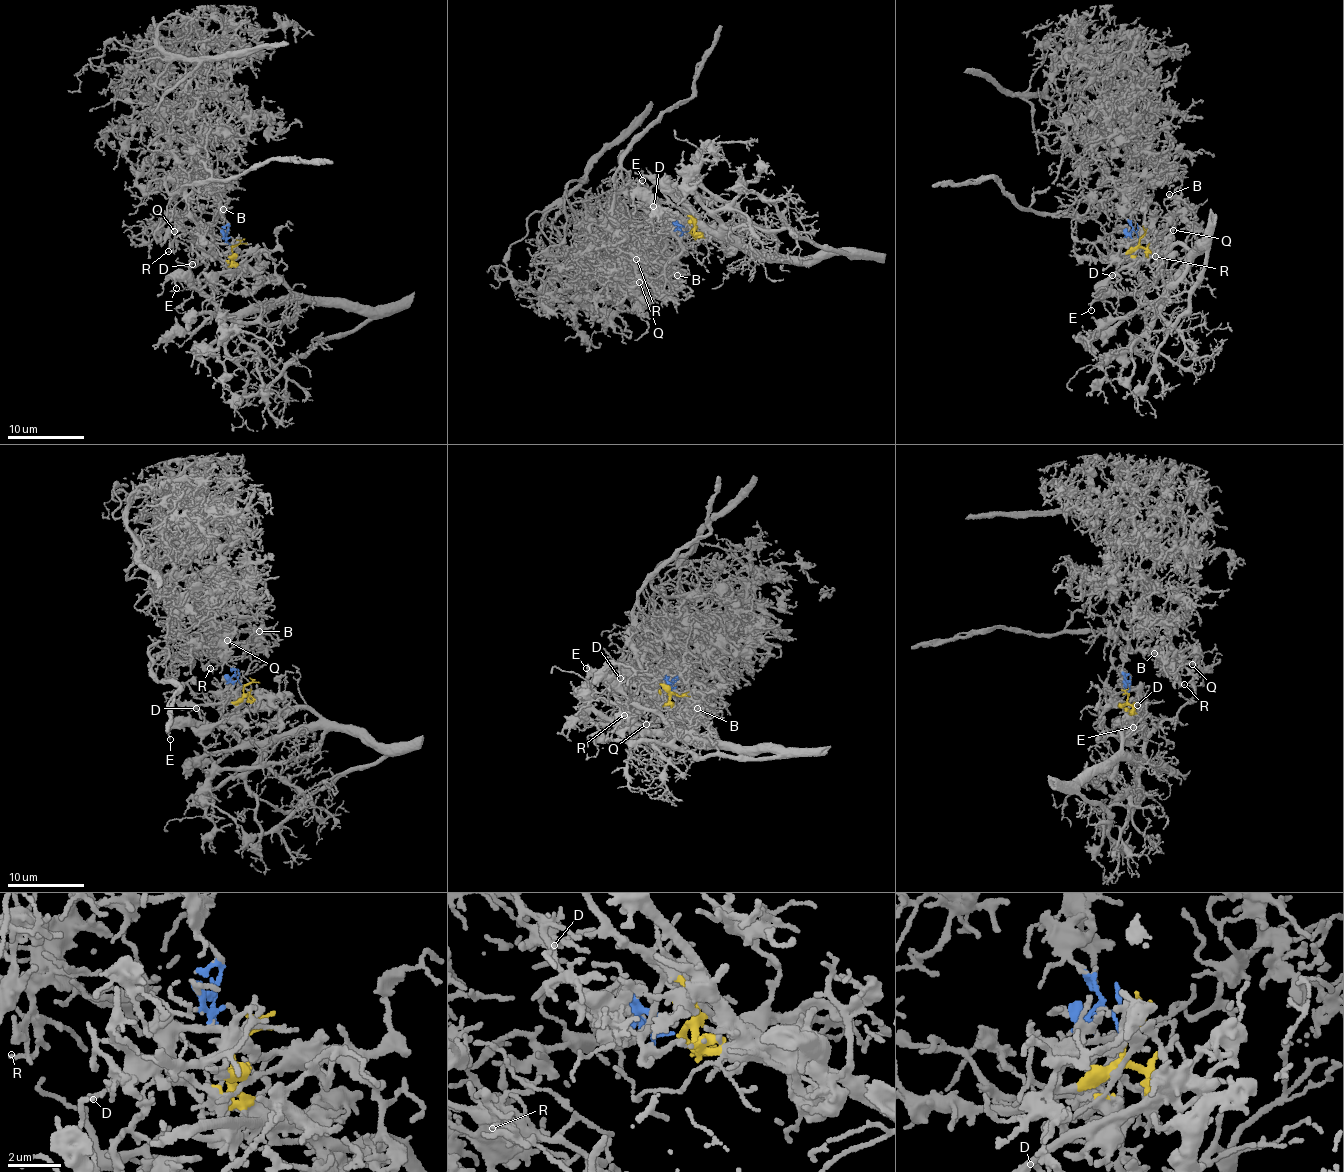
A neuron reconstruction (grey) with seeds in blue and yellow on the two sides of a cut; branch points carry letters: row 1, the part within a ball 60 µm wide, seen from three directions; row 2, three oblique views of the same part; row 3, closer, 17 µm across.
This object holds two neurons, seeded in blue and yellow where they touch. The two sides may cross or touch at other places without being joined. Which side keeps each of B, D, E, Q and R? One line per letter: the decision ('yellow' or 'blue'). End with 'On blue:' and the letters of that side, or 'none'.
B: blue
D: yellow
E: yellow
Q: blue
R: blue
On blue: B, Q, R

